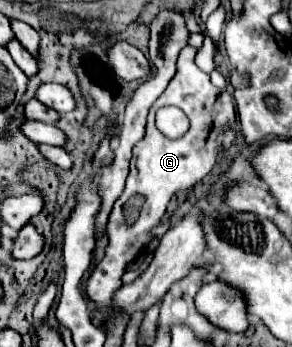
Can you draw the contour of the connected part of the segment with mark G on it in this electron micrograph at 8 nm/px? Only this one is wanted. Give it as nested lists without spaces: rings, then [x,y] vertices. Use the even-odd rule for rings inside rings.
[[[190,45],[182,49],[178,56],[176,75],[168,83],[168,89],[160,95],[160,99],[156,99],[156,103],[150,107],[146,133],[140,139],[140,143],[136,143],[136,147],[132,149],[130,175],[126,179],[126,187],[122,195],[116,199],[108,219],[110,243],[106,247],[106,257],[94,269],[86,285],[86,295],[96,305],[110,307],[112,293],[122,285],[120,277],[124,273],[124,267],[136,257],[140,257],[142,249],[146,249],[148,233],[160,223],[170,197],[184,187],[194,187],[206,173],[210,173],[218,159],[218,153],[222,151],[218,135],[224,129],[236,129],[236,105],[232,93],[228,93],[226,87],[222,91],[216,91],[218,87],[210,83],[210,75],[202,73],[194,63],[196,53],[198,49]],[[164,105],[180,107],[190,119],[190,129],[184,137],[168,139],[156,129],[154,115]]]

